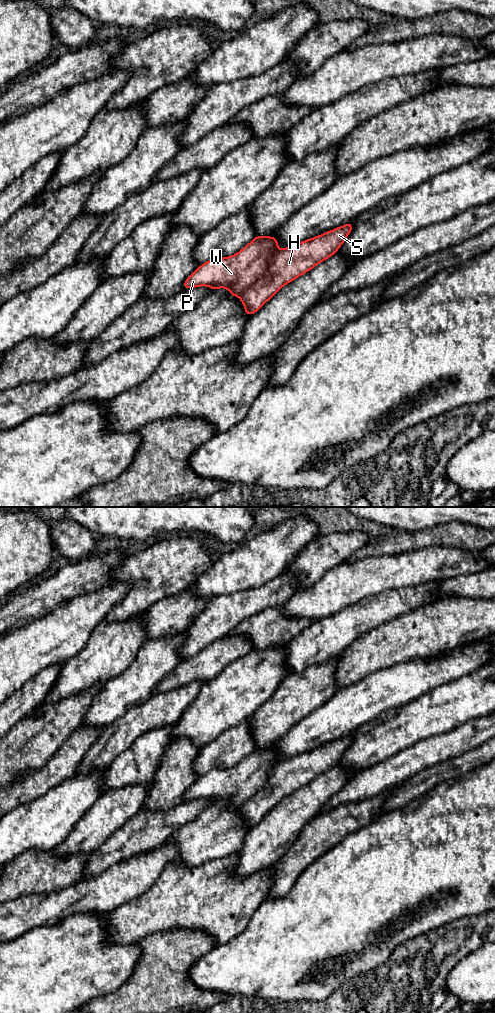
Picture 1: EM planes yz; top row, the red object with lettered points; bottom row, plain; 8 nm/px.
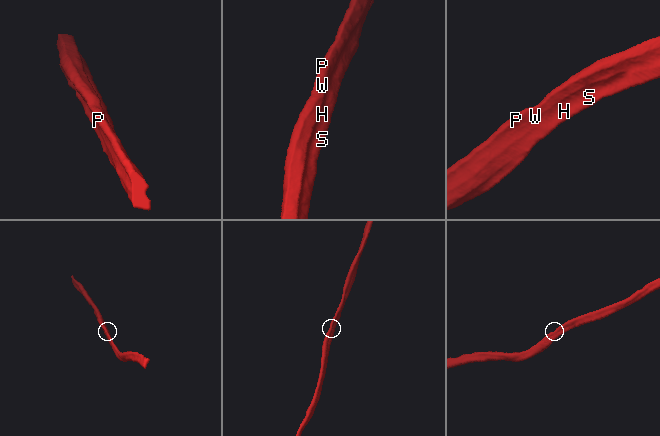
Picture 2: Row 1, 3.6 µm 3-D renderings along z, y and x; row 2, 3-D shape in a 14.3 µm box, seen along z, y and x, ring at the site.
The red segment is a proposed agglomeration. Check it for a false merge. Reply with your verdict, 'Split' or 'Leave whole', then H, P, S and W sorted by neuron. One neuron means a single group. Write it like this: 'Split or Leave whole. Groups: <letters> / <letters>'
Split. Groups: H S / P W

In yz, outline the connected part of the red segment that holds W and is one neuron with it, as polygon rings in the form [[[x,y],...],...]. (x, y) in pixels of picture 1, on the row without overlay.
[[[256,748],[236,766],[214,769],[199,779],[185,792],[182,801],[207,798],[212,803],[228,800],[229,807],[239,808],[268,782],[269,773],[279,764],[274,748]]]

